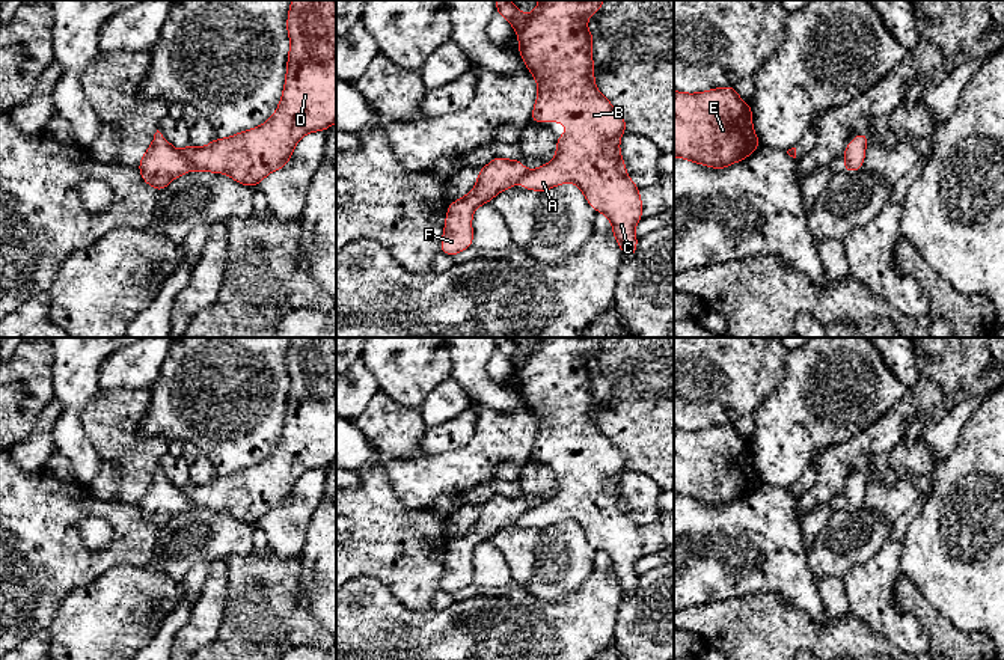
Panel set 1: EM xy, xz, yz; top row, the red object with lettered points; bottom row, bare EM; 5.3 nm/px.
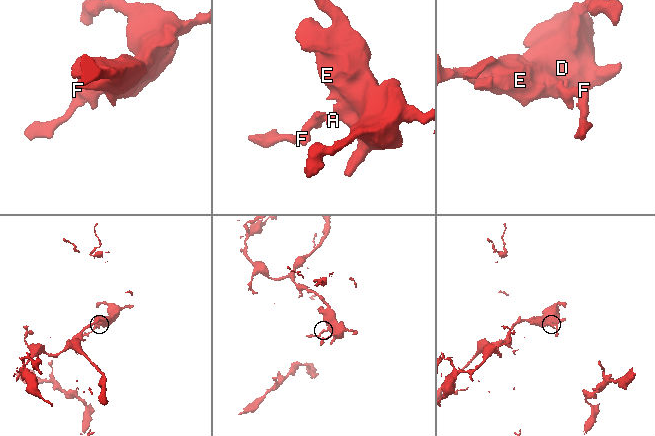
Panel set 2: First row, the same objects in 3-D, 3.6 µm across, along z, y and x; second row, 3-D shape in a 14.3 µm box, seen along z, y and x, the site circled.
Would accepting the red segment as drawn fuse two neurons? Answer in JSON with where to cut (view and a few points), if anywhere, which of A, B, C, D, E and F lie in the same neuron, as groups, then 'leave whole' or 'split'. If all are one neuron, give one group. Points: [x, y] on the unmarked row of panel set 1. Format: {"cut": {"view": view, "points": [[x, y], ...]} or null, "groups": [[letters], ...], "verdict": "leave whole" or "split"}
{"cut": {"view": "xy", "points": [[183, 491], [192, 505]]}, "groups": [["A", "B", "C", "D", "E"], ["F"]], "verdict": "split"}

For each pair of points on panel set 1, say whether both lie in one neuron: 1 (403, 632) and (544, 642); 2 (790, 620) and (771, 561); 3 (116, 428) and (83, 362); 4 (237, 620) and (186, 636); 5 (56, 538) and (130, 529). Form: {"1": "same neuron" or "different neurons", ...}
{"1": "same neuron", "2": "different neurons", "3": "different neurons", "4": "different neurons", "5": "same neuron"}

